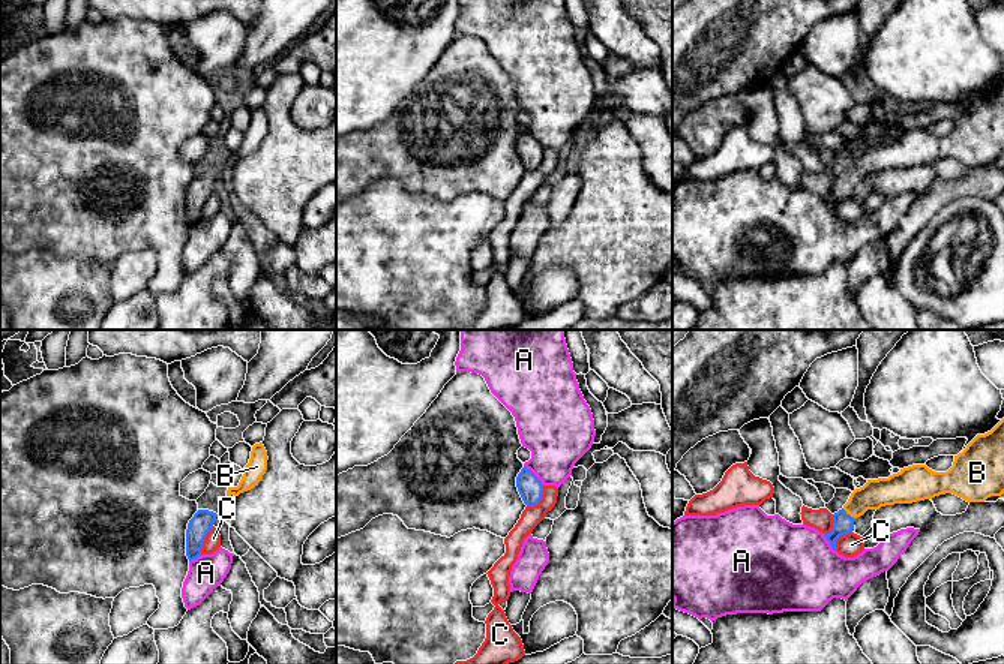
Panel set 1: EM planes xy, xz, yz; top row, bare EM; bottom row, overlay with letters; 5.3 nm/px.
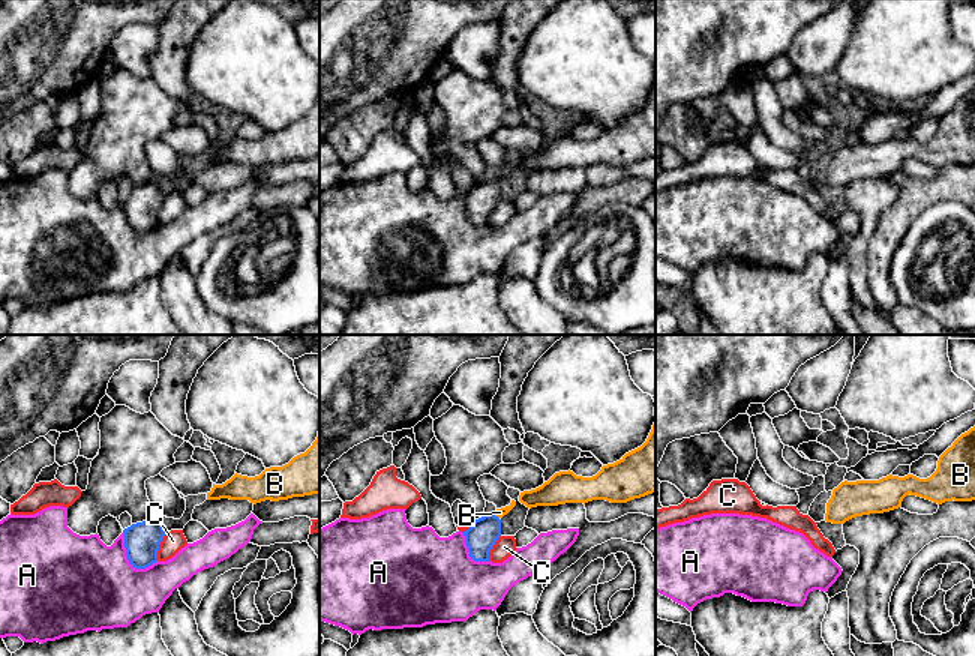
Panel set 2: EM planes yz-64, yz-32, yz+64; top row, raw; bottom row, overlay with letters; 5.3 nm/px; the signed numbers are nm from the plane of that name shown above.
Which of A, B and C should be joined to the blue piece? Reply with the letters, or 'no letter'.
B

